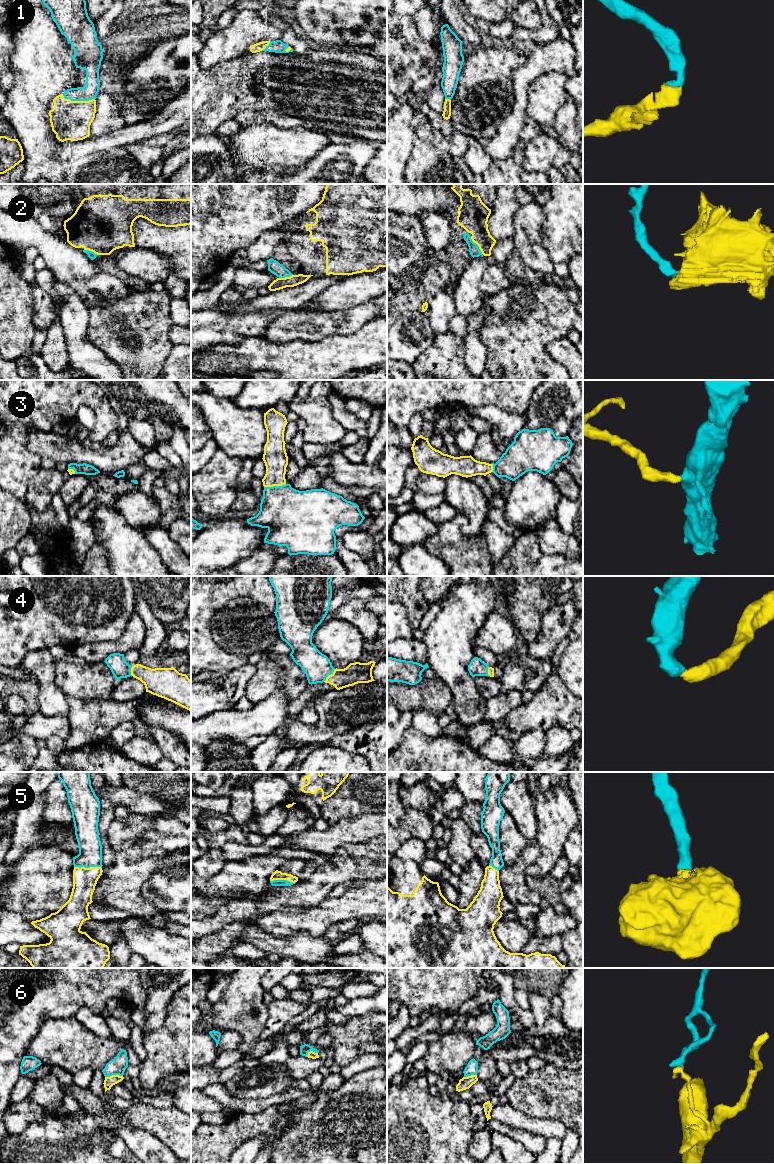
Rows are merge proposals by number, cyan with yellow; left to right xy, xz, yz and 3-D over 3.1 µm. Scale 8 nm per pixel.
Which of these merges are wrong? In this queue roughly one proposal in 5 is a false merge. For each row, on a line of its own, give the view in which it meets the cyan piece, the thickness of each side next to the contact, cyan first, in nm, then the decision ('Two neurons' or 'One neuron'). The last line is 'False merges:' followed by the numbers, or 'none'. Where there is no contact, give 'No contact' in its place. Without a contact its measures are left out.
1: Touches cyan in xy. Thickness 120 nm (cyan) against 320 nm. One neuron
2: Touches cyan in yz. Thickness 90 nm (cyan) against 240 nm. One neuron
3: Touches cyan in xz. Thickness 400 nm (cyan) against 190 nm. One neuron
4: Touches cyan in xz. Thickness 220 nm (cyan) against 170 nm. One neuron
5: Touches cyan in xy. Thickness 190 nm (cyan) against 190 nm. One neuron
6: Touches cyan in xy. Thickness 140 nm (cyan) against 80 nm. Two neurons
False merges: 6

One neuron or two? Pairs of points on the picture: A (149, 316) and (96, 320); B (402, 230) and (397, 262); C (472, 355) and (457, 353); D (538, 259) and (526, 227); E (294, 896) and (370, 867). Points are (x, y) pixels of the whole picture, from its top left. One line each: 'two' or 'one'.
A: one
B: one
C: two
D: one
E: one

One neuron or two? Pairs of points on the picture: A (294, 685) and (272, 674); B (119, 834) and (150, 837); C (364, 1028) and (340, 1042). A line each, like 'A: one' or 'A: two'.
A: one
B: one
C: one

